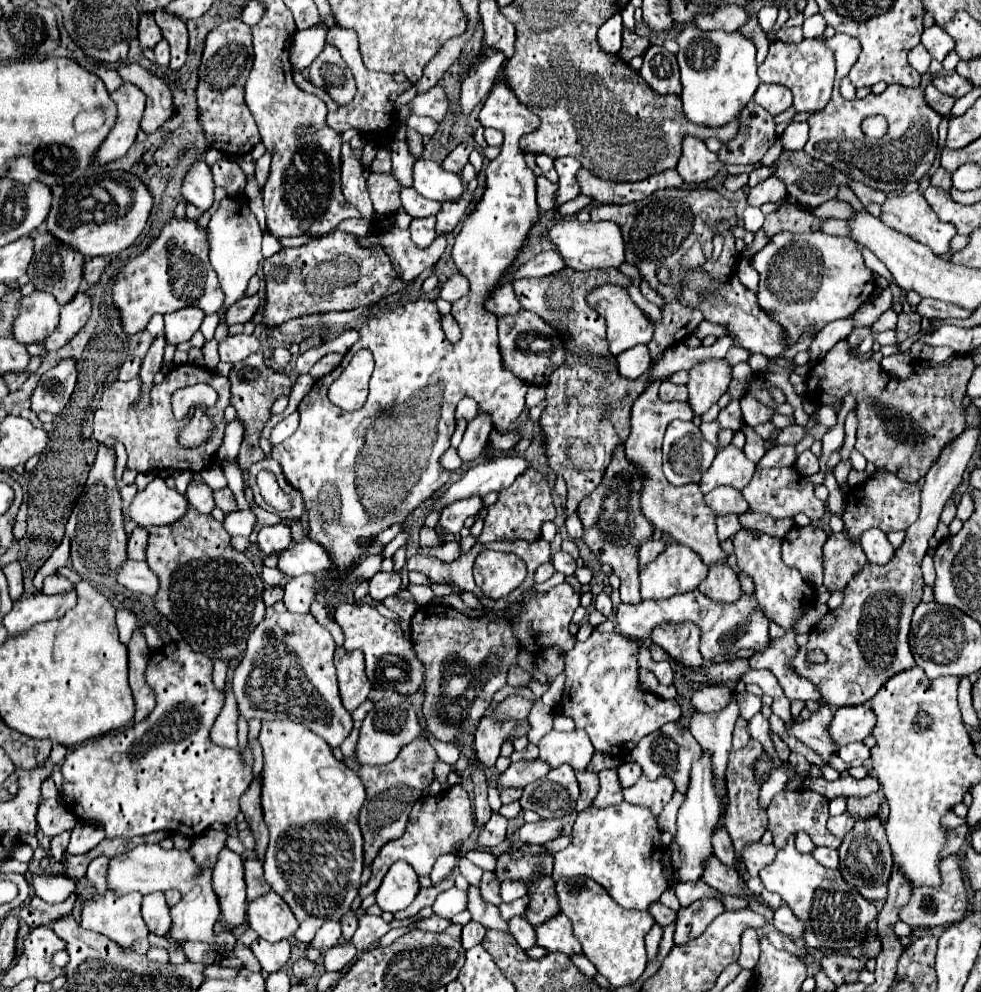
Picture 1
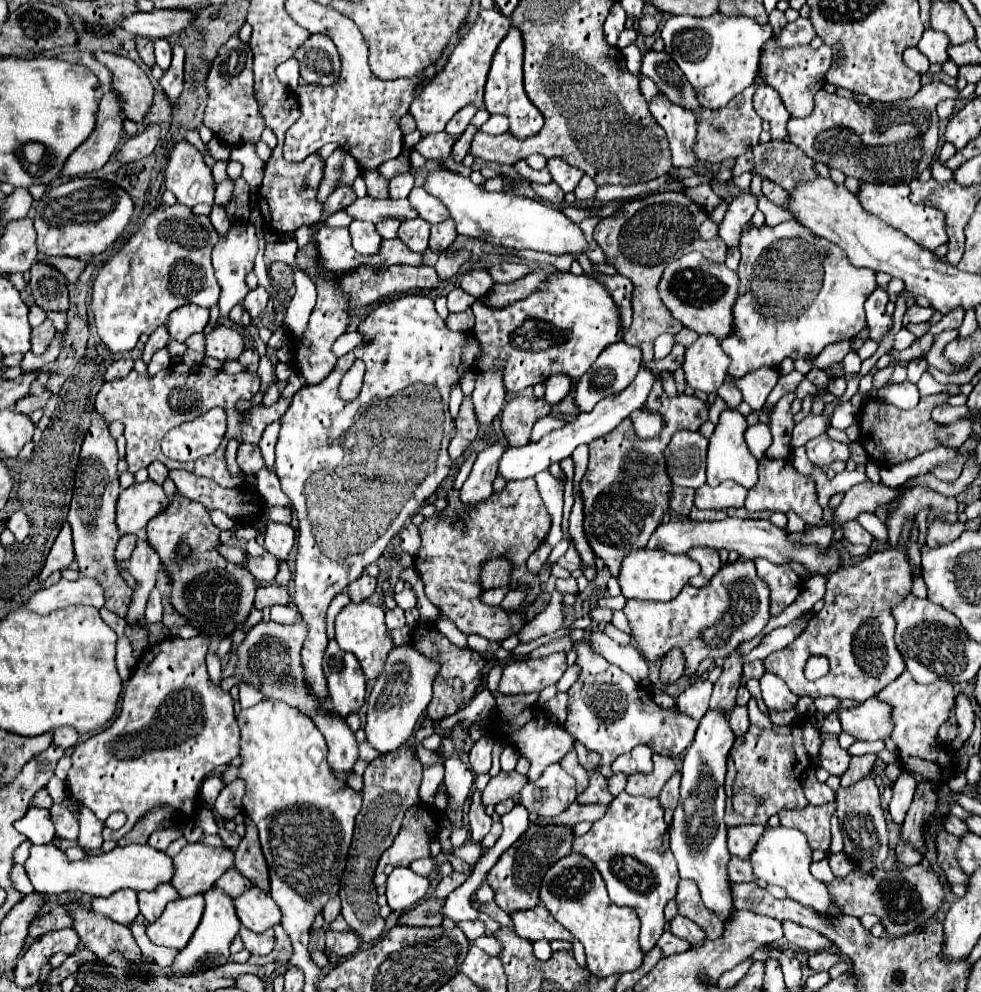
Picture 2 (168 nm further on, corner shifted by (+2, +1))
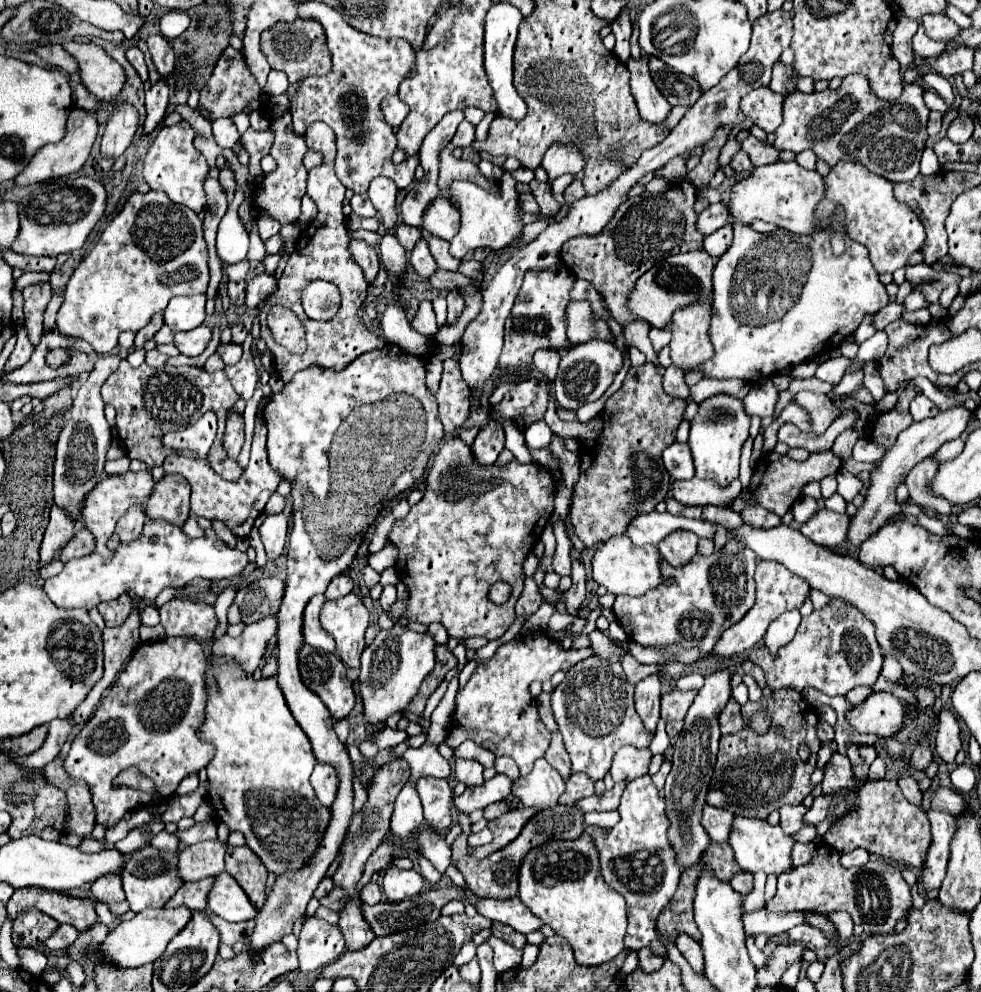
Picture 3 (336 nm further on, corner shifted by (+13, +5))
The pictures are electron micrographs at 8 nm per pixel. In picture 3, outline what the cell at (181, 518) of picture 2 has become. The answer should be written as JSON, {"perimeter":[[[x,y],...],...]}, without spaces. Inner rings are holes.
{"perimeter":[[[165,474],[165,478],[155,484],[155,490],[147,500],[145,512],[147,512],[149,520],[167,520],[175,526],[183,526],[189,518],[189,484],[187,484],[187,480],[183,476]]]}

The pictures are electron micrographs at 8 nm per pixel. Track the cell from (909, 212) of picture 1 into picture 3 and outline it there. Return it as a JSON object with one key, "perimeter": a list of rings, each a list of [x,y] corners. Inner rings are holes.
{"perimeter":[[[843,162],[833,166],[823,180],[827,196],[817,208],[817,220],[821,220],[821,224],[827,224],[829,204],[841,204],[845,208],[845,226],[849,236],[869,250],[871,264],[877,272],[895,272],[897,268],[905,268],[909,256],[921,250],[921,246],[925,244],[925,228],[919,216],[911,212],[907,204],[895,200],[893,184],[887,178],[875,176],[861,164]]]}

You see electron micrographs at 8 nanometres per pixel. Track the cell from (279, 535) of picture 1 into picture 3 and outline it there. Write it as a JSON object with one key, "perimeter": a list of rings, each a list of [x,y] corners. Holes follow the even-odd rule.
{"perimeter":[[[273,514],[267,516],[265,522],[259,528],[265,552],[269,560],[277,560],[283,554],[285,548],[285,536],[287,536],[287,516],[285,514]]]}

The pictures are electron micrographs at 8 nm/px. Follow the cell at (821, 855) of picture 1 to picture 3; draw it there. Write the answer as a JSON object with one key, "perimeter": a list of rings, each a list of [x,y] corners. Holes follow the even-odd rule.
{"perimeter":[[[857,848],[853,852],[847,852],[847,854],[841,854],[841,864],[845,868],[851,868],[851,866],[863,866],[869,862],[869,852],[863,850],[863,848]]]}

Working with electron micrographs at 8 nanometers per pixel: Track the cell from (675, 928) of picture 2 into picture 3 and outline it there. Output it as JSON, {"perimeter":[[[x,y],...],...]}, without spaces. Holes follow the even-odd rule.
{"perimeter":[[[683,932],[675,938],[677,948],[681,950],[681,954],[687,958],[687,962],[695,968],[695,972],[703,972],[703,952],[697,940],[691,940],[691,936],[685,936]]]}

